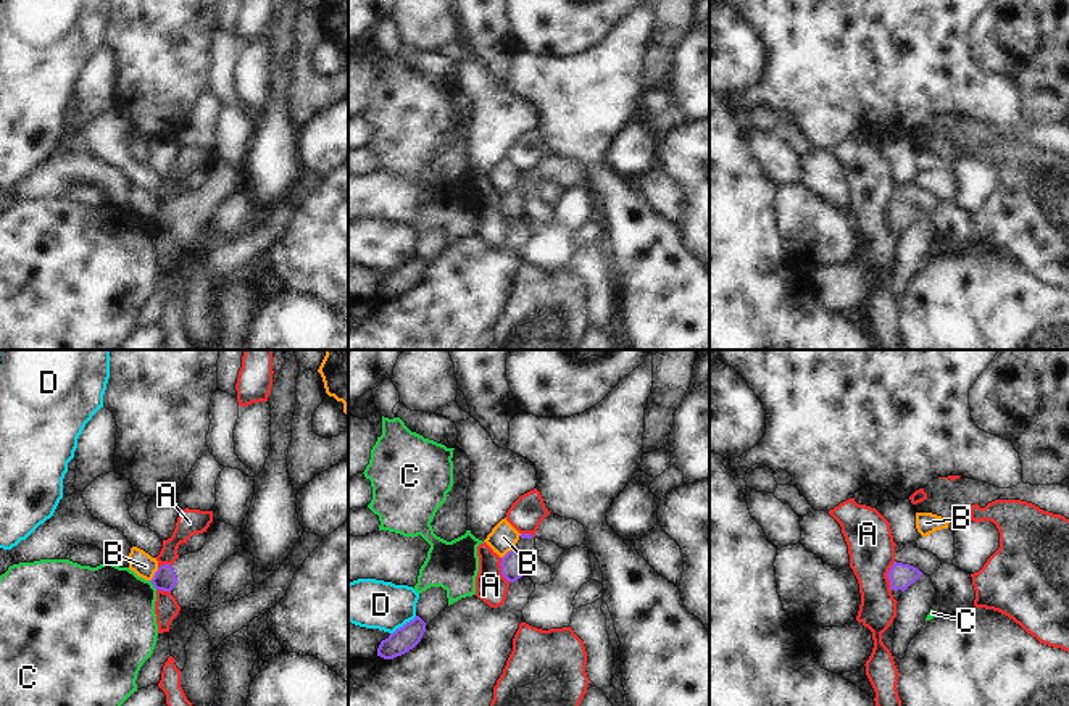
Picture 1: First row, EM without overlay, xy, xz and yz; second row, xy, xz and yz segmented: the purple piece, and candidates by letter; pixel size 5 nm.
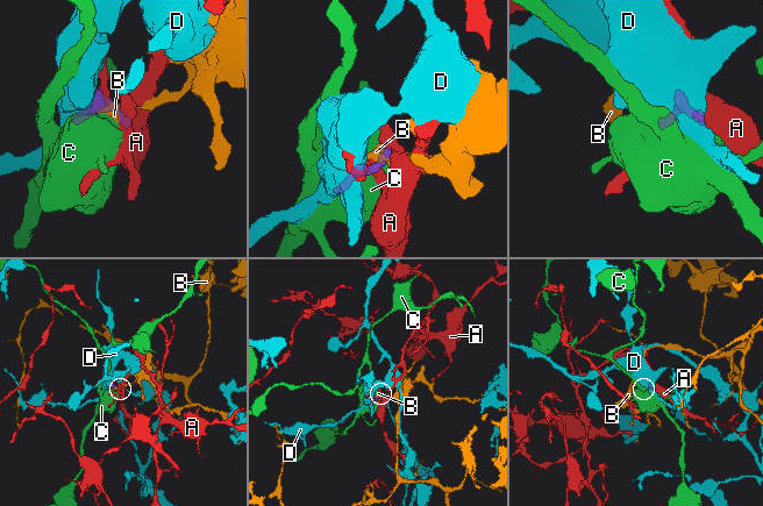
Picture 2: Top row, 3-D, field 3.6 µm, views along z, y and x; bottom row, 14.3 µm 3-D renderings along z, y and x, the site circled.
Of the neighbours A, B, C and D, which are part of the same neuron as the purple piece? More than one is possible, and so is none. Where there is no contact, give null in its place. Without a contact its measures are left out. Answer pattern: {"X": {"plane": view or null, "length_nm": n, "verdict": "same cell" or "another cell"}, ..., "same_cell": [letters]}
{"A": {"plane": "yz", "length_nm": 150, "verdict": "another cell"}, "B": {"plane": "xz", "length_nm": 100, "verdict": "another cell"}, "C": {"plane": "xy", "length_nm": 60, "verdict": "another cell"}, "D": {"plane": "xz", "length_nm": 160, "verdict": "another cell"}, "same_cell": []}

